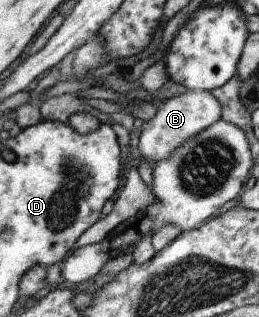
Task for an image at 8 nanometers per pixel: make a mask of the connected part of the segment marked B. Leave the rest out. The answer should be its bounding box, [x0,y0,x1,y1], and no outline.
[134,90,221,169]

